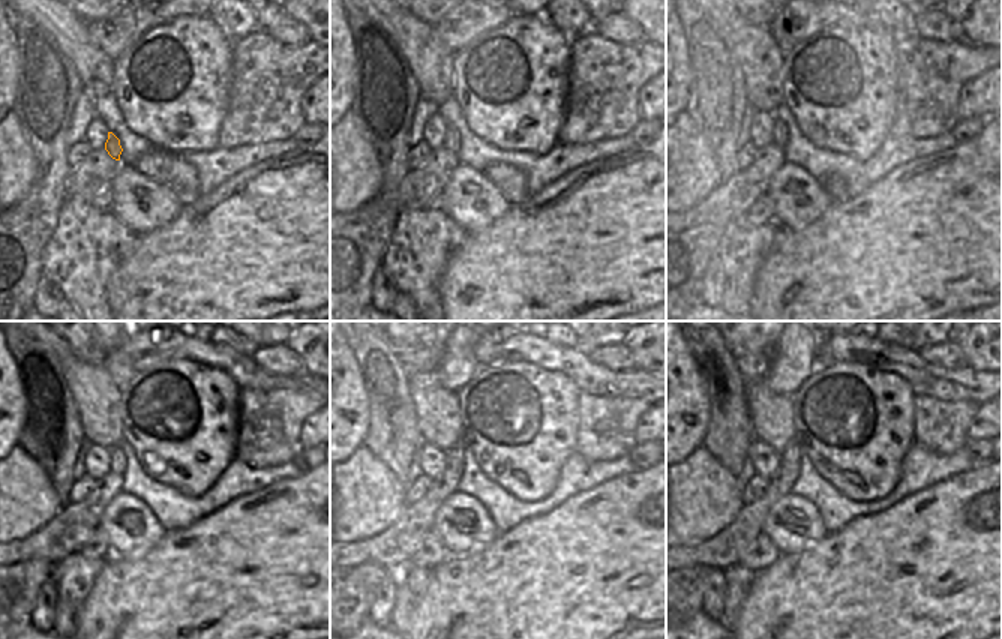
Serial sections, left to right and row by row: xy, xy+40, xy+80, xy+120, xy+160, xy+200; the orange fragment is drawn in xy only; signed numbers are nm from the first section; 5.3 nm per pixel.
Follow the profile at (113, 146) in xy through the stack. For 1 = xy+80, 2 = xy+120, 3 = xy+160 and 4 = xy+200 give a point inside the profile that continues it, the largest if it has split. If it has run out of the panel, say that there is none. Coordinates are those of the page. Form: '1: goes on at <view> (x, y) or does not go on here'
1: goes on at xy+80 (780, 131)
2: goes on at xy+120 (117, 455)
3: goes on at xy+160 (455, 461)
4: goes on at xy+200 (792, 453)

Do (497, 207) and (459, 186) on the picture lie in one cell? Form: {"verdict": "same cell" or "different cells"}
{"verdict": "same cell"}

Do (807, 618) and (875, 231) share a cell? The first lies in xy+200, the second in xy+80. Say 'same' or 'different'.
same

